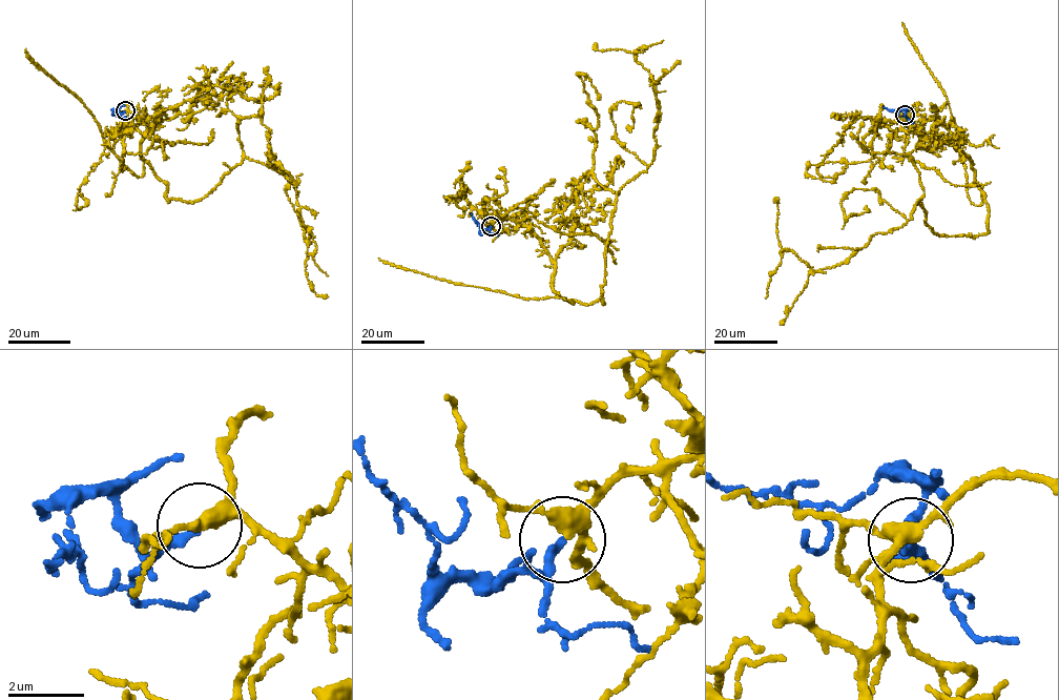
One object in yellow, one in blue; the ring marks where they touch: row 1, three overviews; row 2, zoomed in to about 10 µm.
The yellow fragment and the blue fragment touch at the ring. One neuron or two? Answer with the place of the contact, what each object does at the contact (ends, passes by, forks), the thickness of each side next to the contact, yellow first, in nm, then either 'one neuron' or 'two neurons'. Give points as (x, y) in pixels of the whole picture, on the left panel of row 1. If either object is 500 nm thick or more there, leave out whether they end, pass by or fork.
place (125, 110); yellow forks; blue ends; calibres 320 and 240 nm; one neuron

